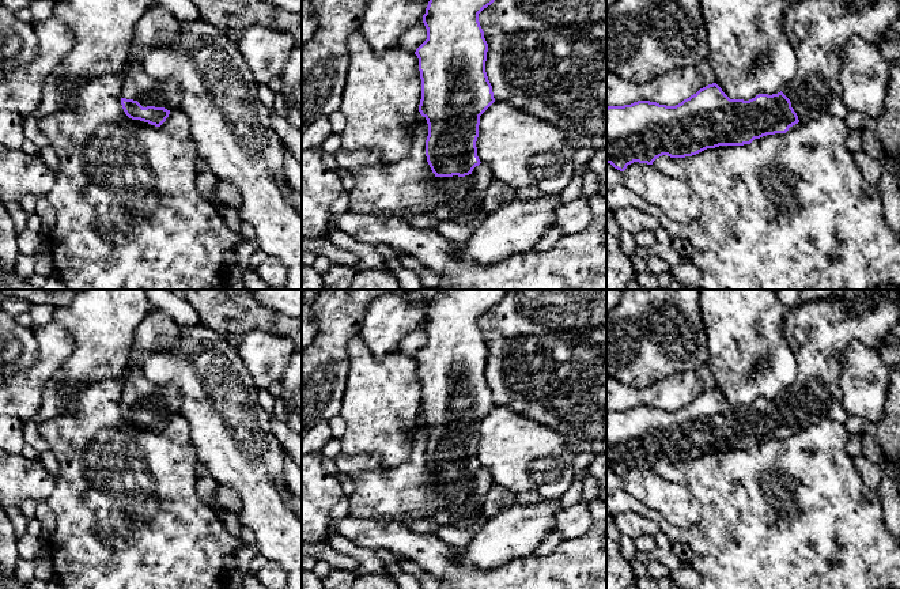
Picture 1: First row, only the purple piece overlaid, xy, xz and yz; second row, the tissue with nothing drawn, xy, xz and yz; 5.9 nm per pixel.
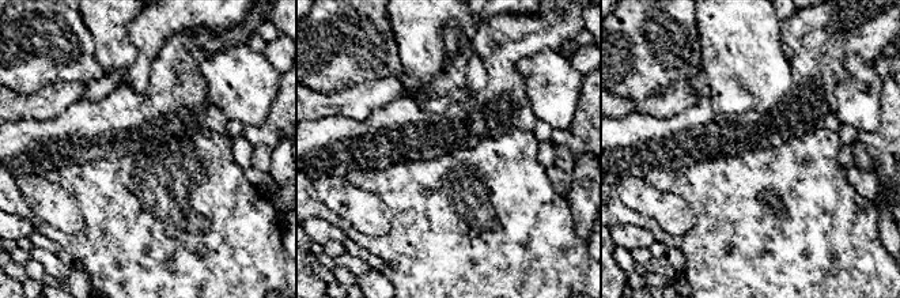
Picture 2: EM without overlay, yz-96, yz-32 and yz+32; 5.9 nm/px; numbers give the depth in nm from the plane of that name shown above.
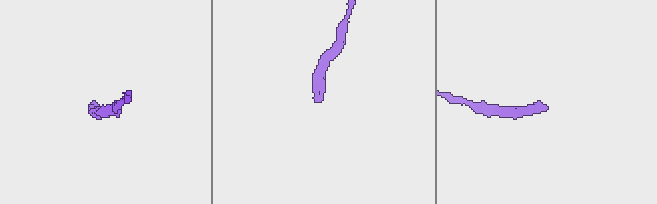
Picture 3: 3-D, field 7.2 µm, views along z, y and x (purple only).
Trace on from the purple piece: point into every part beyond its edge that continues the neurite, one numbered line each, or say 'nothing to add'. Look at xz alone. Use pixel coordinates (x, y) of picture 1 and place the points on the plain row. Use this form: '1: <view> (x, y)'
1: xz (456, 491)

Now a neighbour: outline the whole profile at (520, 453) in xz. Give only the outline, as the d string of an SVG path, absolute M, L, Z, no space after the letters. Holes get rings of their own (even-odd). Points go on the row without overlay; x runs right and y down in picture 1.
M495 405L480 420L476 452L481 469L491 473L492 482L515 494L559 480L566 469L572 468L576 456L560 433L506 405Z

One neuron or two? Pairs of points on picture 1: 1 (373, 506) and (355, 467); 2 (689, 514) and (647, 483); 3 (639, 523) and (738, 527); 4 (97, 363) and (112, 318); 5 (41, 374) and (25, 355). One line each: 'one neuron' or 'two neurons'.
1: one neuron
2: one neuron
3: two neurons
4: one neuron
5: two neurons

